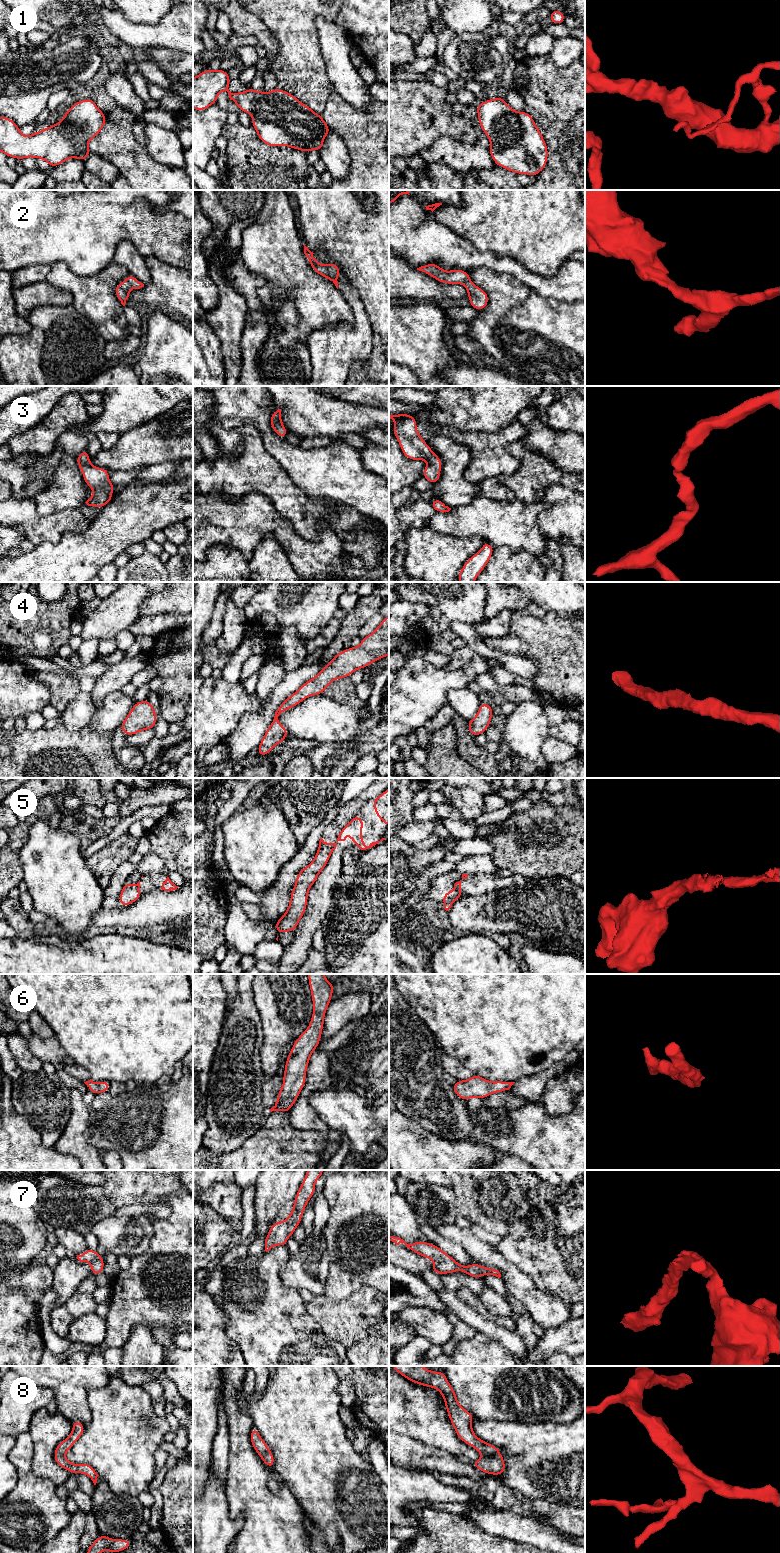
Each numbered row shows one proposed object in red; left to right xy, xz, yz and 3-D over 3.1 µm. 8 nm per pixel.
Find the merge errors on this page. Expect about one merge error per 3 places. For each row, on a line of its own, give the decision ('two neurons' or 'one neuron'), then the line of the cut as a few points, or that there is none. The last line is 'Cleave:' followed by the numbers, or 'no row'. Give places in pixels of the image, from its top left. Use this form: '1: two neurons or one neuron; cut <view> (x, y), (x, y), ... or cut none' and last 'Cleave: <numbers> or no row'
1: one neuron; cut none
2: one neuron; cut none
3: one neuron; cut none
4: one neuron; cut none
5: two neurons; cut yz (444, 901), (452, 903)
6: one neuron; cut none
7: one neuron; cut none
8: one neuron; cut none
Cleave: 5

